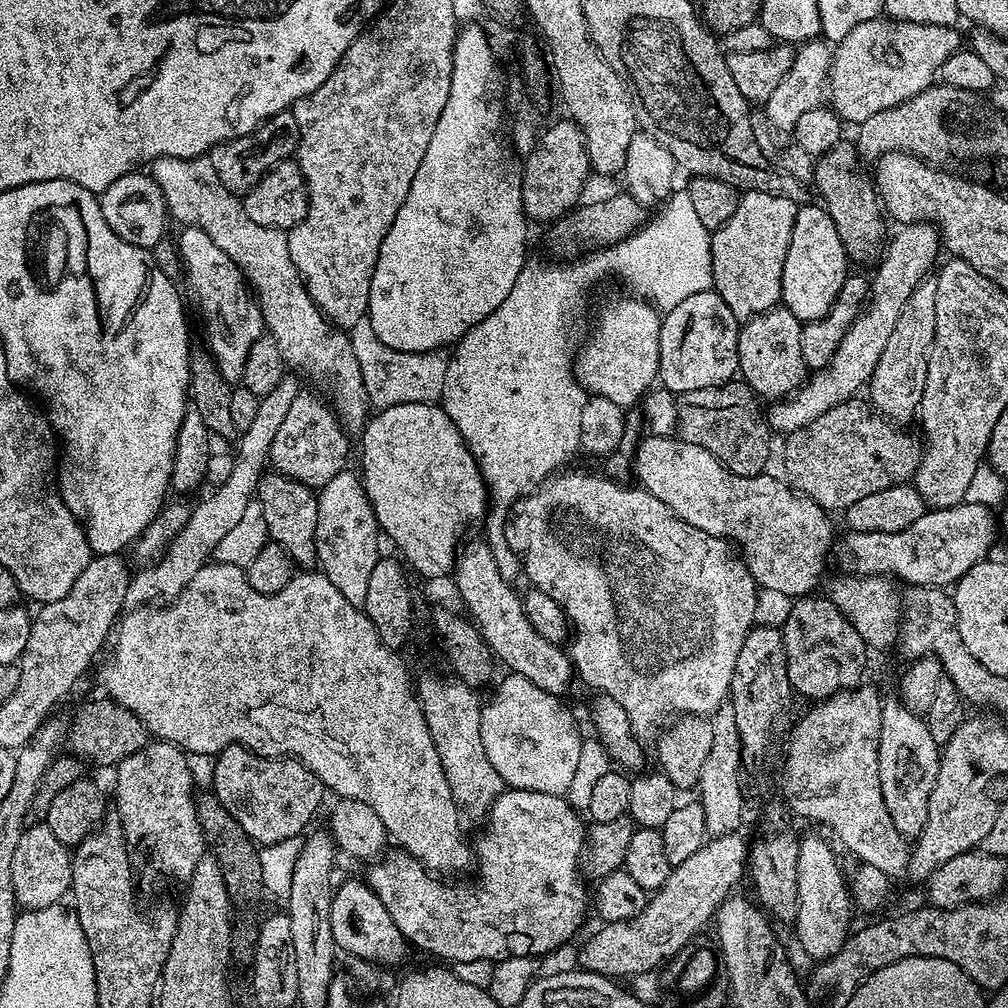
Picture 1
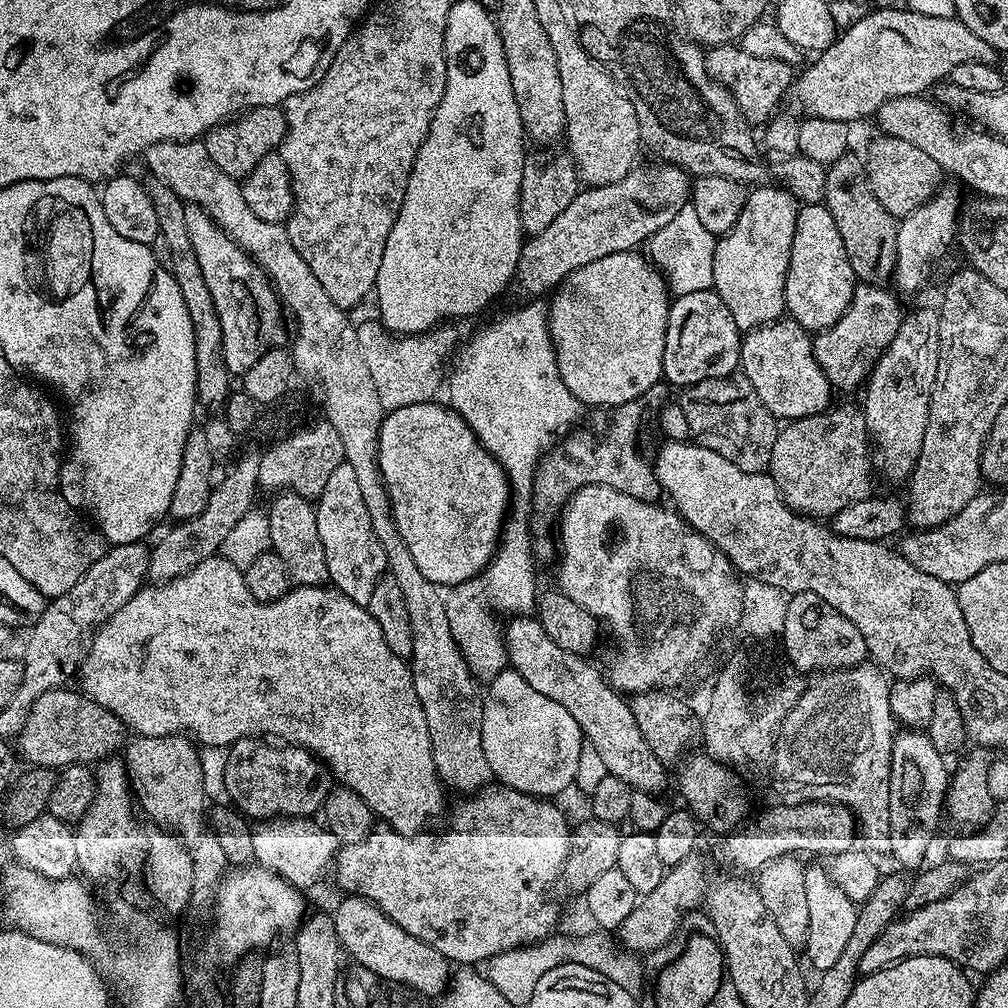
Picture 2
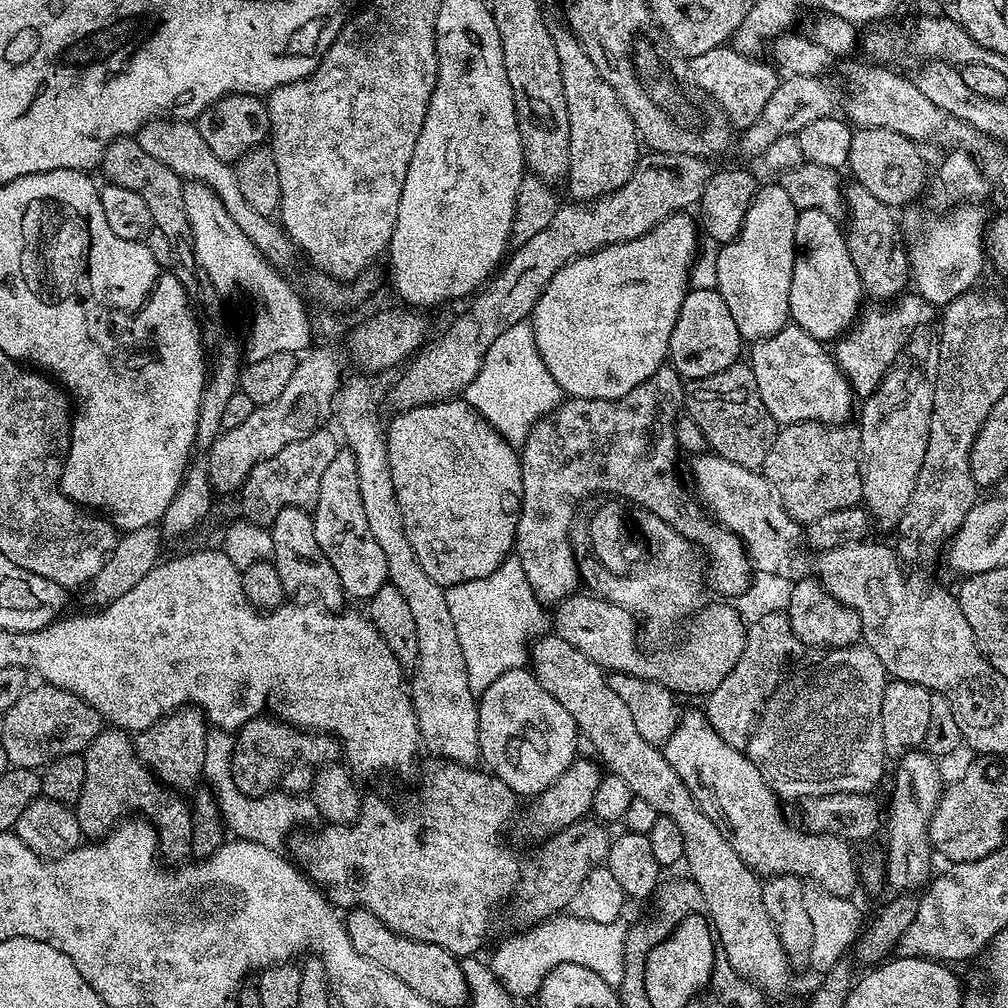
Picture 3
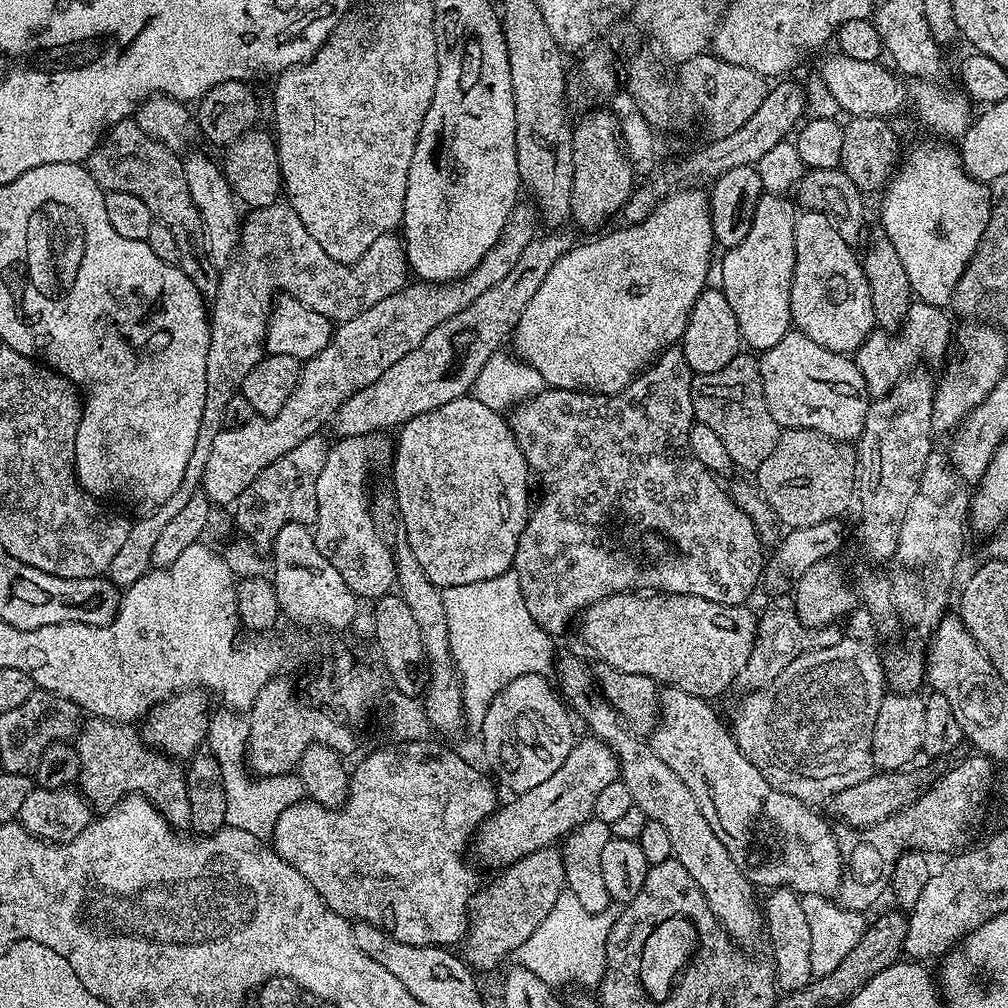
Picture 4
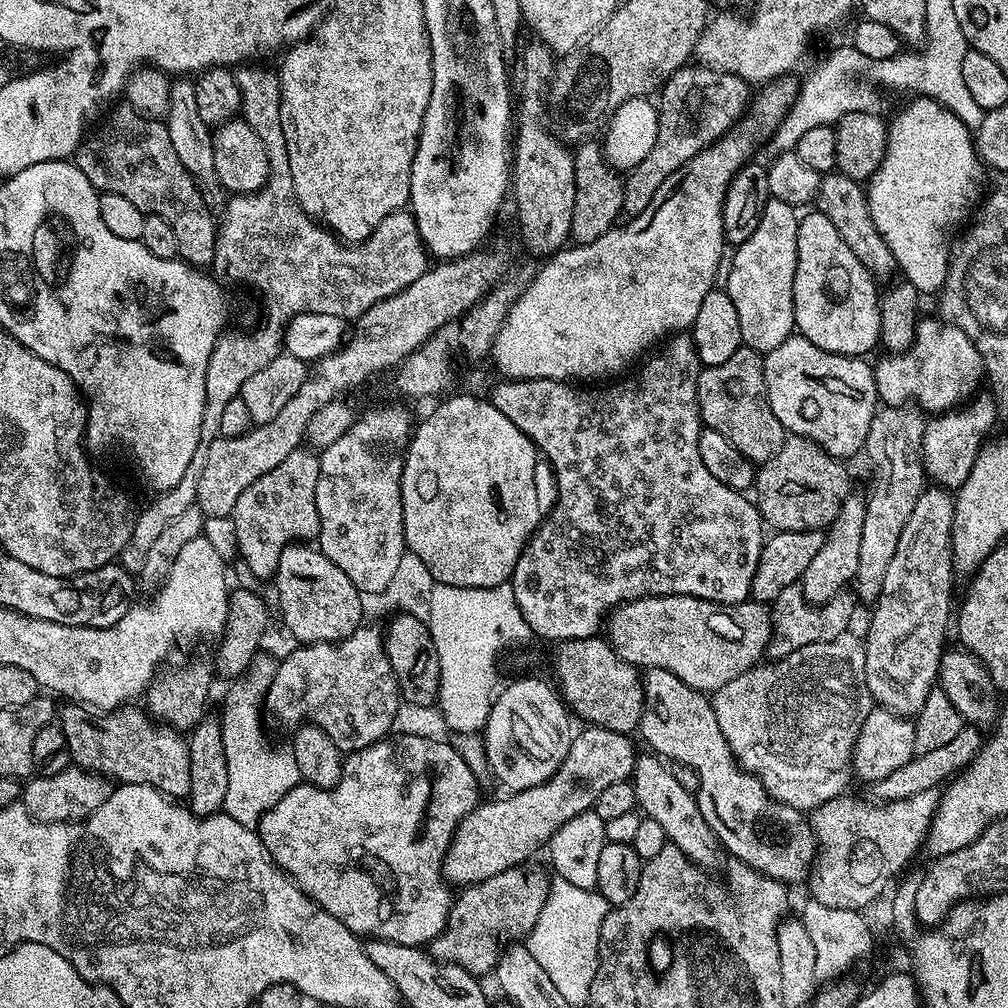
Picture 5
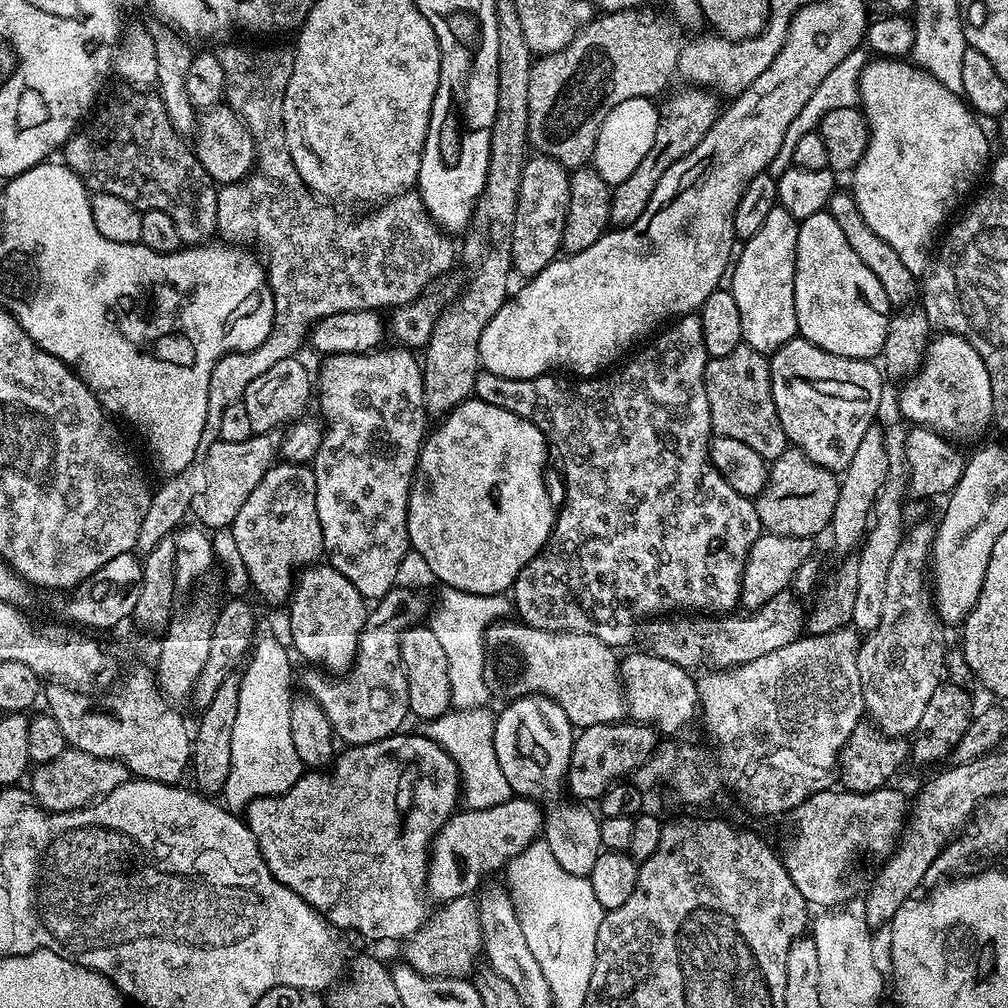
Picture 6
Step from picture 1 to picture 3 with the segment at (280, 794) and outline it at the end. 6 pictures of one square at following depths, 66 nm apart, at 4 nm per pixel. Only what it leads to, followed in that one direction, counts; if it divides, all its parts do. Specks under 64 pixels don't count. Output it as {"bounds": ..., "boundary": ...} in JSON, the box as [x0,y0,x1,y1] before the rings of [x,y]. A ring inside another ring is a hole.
{"bounds":[234,714,342,796],"boundary":[[[264,714],[242,725],[235,733],[234,739],[234,786],[238,786],[238,790],[247,796],[267,796],[270,792],[303,793],[303,788],[305,791],[312,786],[313,773],[310,770],[335,761],[342,752],[333,737],[294,728],[279,718],[269,718]]]}

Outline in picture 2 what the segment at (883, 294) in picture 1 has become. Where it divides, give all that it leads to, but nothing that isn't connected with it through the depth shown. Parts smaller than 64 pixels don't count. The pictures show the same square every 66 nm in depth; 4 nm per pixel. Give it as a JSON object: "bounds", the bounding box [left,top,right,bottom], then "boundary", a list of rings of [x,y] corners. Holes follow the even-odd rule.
{"bounds":[894,187,961,292],"boundary":[[[945,187],[937,191],[932,199],[927,200],[918,210],[899,221],[896,229],[896,271],[894,273],[895,291],[916,292],[928,280],[936,260],[944,256],[948,247],[953,247],[958,236],[958,209],[961,207],[960,192],[956,188]]]}

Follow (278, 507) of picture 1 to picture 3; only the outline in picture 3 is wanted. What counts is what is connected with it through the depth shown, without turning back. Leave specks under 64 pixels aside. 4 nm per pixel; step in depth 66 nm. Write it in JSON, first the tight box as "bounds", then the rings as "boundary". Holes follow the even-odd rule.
{"bounds":[270,508,346,610],"boundary":[[[284,508],[278,518],[270,526],[274,550],[272,560],[278,574],[282,578],[282,586],[289,592],[296,592],[299,588],[313,588],[320,592],[319,599],[325,608],[340,610],[345,607],[346,597],[340,589],[338,574],[328,564],[326,554],[318,546],[318,538],[314,538],[314,522],[312,512],[307,508]]]}

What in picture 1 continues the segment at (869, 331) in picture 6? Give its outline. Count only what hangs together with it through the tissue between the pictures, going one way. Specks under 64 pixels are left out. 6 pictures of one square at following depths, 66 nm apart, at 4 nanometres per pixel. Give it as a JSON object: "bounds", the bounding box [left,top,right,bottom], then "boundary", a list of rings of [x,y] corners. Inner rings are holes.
{"bounds":[782,202,850,322],"boundary":[[[804,202],[797,207],[794,218],[794,230],[790,234],[790,246],[786,250],[786,264],[782,266],[782,294],[783,307],[790,310],[802,322],[822,318],[830,306],[838,298],[846,278],[850,275],[850,257],[844,248],[842,238],[838,238],[838,226],[834,226],[834,218],[819,203]]]}

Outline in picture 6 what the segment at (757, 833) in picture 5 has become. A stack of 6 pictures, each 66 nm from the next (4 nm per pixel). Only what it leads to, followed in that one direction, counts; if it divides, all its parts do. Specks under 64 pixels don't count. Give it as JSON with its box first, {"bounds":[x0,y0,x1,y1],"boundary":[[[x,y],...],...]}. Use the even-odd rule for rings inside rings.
{"bounds":[620,650,700,738],"boundary":[[[650,650],[644,652],[632,652],[628,657],[620,660],[620,680],[624,684],[624,698],[626,701],[626,712],[637,724],[653,725],[657,733],[672,738],[675,732],[680,732],[692,719],[697,719],[700,699],[696,689],[697,677],[689,669],[678,666],[661,656],[655,656]]]}

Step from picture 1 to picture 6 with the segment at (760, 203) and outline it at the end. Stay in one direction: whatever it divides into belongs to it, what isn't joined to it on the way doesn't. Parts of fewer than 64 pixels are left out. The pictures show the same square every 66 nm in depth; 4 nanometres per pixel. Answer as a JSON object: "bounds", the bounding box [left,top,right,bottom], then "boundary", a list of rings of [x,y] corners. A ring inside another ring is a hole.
{"bounds":[731,208,800,354],"boundary":[[[785,208],[770,210],[762,230],[754,238],[743,241],[731,265],[731,294],[738,302],[738,318],[742,318],[742,340],[747,347],[765,354],[776,352],[782,345],[797,339],[798,318],[794,306],[794,270],[796,243],[800,225]]]}

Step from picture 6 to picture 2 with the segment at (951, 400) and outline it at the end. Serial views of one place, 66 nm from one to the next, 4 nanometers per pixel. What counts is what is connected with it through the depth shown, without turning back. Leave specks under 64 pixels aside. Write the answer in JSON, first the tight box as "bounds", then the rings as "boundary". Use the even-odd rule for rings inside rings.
{"bounds":[812,283,906,392],"boundary":[[[857,283],[852,301],[842,318],[834,326],[823,328],[812,336],[812,349],[818,366],[832,383],[833,389],[852,392],[865,387],[868,375],[876,360],[888,349],[888,343],[896,337],[906,315],[897,297],[884,286]]]}

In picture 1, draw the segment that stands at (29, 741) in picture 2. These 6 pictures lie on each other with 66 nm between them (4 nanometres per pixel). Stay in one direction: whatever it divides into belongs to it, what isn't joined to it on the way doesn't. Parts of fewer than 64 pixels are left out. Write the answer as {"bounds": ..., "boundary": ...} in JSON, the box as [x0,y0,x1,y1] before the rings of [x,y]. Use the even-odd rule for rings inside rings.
{"bounds":[66,698,150,769],"boundary":[[[101,698],[84,704],[72,716],[72,724],[66,728],[66,748],[71,755],[80,757],[89,765],[101,764],[111,769],[121,764],[130,754],[142,750],[150,742],[150,733],[142,721],[126,706],[115,704],[114,701]],[[92,763],[92,764],[91,764]]]}

